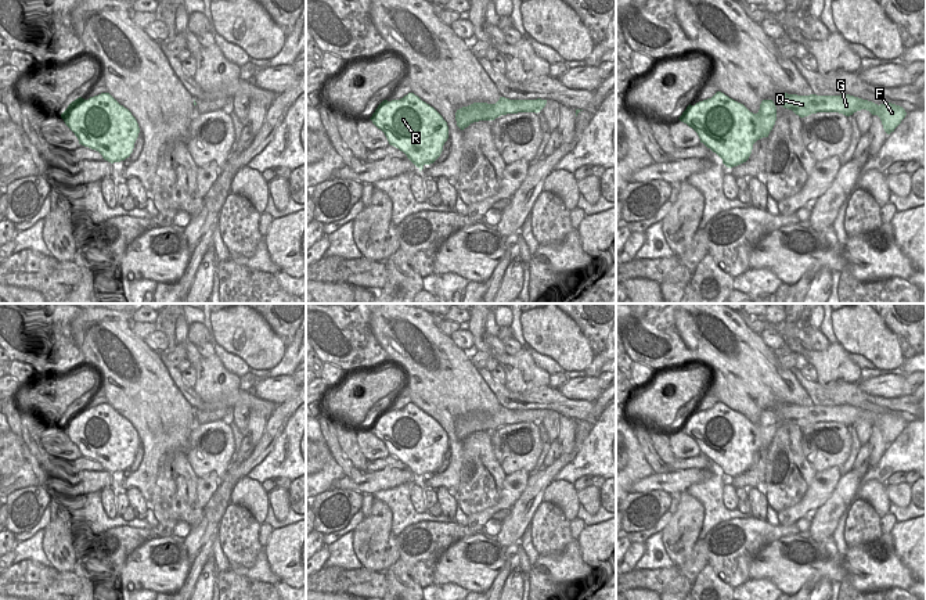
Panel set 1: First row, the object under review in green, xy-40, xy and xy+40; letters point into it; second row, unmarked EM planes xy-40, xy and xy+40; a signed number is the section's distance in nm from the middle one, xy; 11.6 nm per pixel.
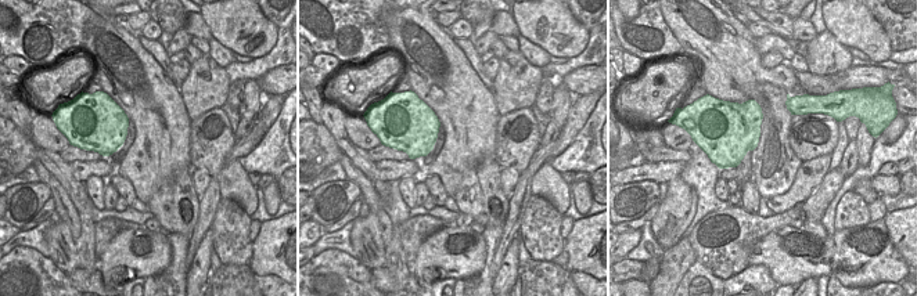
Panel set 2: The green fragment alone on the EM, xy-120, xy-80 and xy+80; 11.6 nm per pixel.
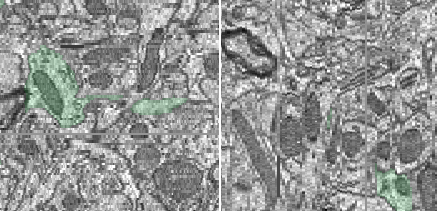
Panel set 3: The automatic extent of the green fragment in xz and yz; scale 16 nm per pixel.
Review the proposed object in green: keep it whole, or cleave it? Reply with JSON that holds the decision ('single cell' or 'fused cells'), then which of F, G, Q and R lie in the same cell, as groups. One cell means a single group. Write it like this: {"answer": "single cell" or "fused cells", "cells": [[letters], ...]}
{"answer": "single cell", "cells": [["F", "G", "Q", "R"]]}

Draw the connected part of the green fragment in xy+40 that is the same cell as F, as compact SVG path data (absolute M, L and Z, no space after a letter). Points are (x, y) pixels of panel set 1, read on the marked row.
M783 93L781 97L781 105L792 109L800 118L808 116L817 112L839 112L846 116L853 115L857 111L866 109L872 115L878 115L882 121L883 129L887 134L905 118L907 112L902 107L886 103L875 104L868 100L862 100L850 94L840 96L797 96Z

